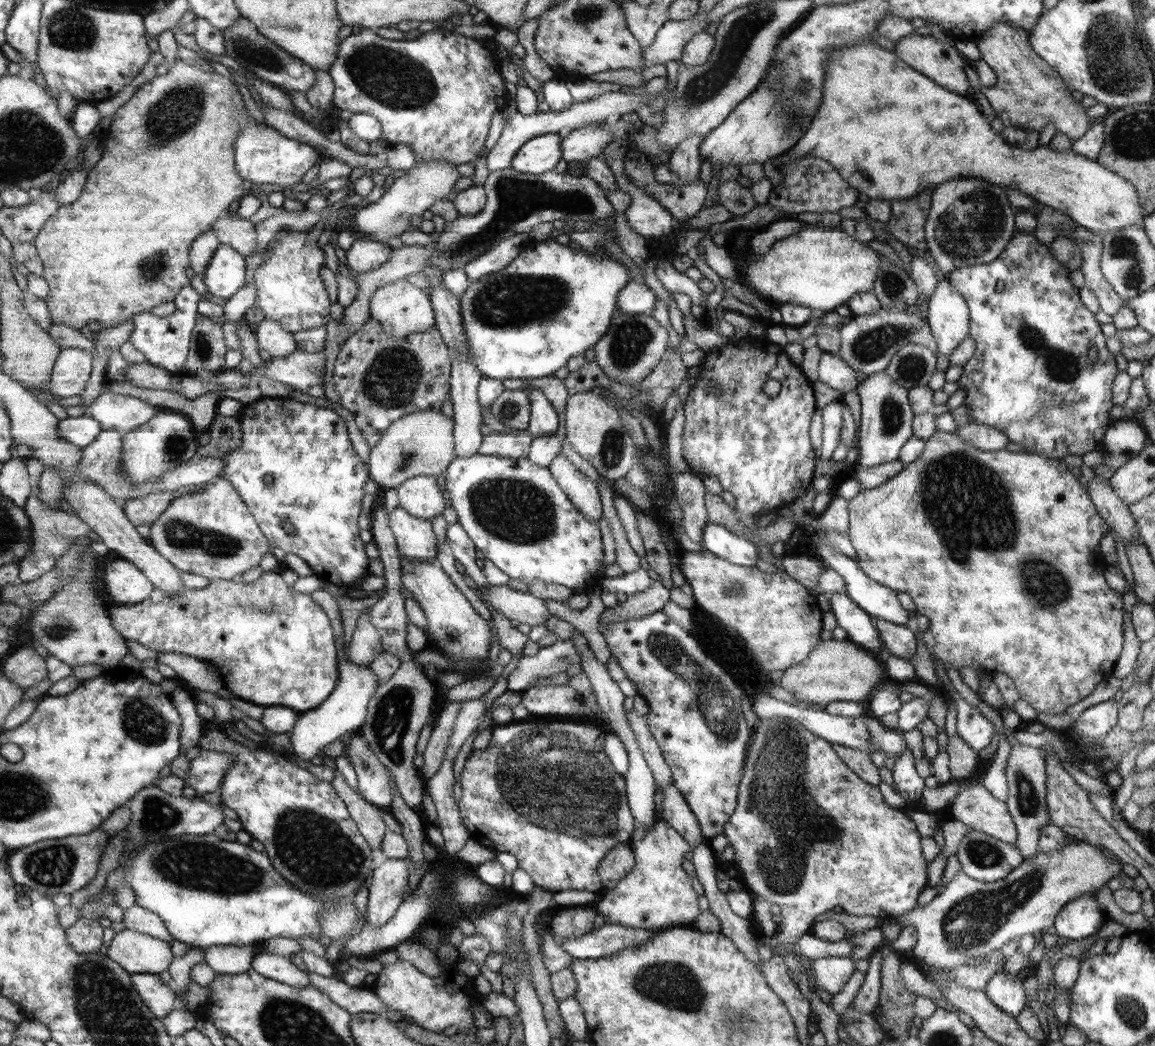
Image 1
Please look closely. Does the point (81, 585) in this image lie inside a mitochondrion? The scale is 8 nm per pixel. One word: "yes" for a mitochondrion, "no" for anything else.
yes

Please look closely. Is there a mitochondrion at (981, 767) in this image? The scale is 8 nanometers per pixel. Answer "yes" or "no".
no

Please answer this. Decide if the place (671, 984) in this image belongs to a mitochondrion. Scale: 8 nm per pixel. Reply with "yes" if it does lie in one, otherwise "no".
yes

